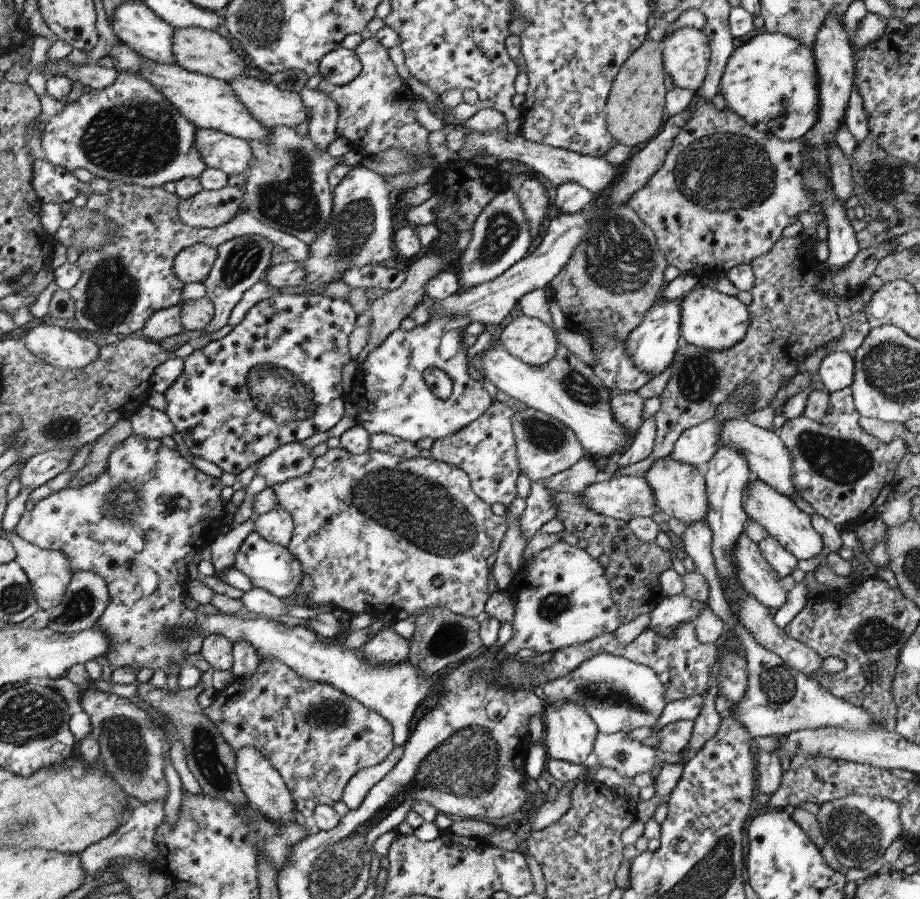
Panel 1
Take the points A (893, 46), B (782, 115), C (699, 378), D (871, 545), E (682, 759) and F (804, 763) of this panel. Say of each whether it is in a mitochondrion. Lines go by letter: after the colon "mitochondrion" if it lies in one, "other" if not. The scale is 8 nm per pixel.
A: other
B: other
C: mitochondrion
D: other
E: other
F: other

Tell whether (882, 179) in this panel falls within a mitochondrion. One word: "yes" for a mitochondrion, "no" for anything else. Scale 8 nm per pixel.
yes

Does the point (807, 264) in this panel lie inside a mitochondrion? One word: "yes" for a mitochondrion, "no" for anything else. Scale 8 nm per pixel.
no

